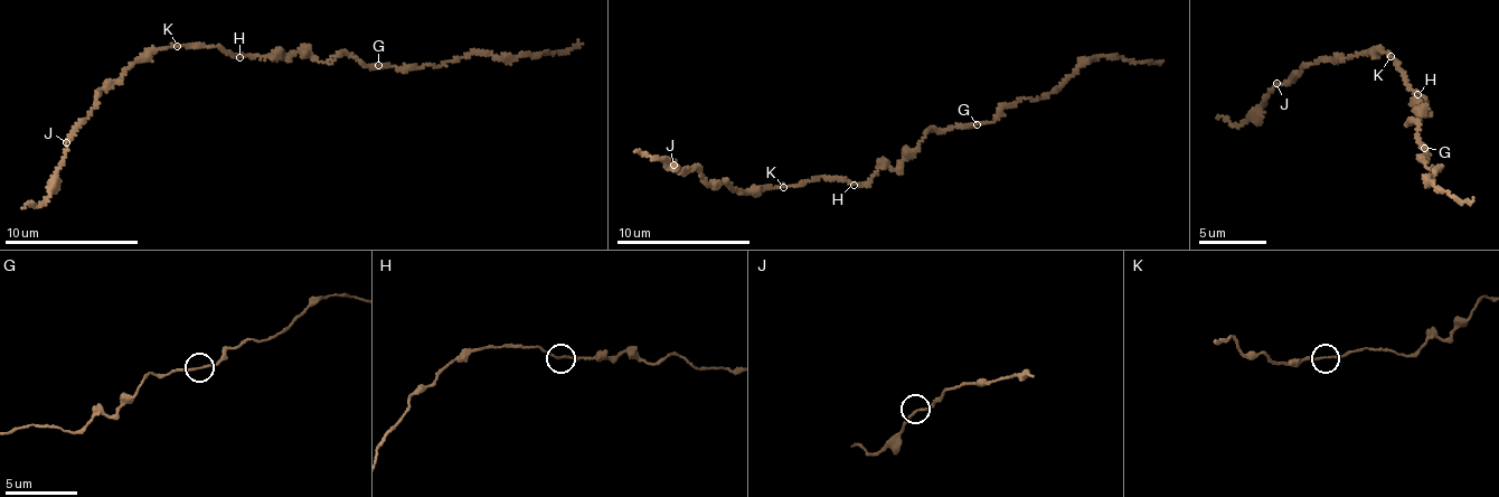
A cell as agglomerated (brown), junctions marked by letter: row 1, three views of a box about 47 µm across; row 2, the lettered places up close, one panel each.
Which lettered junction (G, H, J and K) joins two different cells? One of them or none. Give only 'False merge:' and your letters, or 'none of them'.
False merge: G

